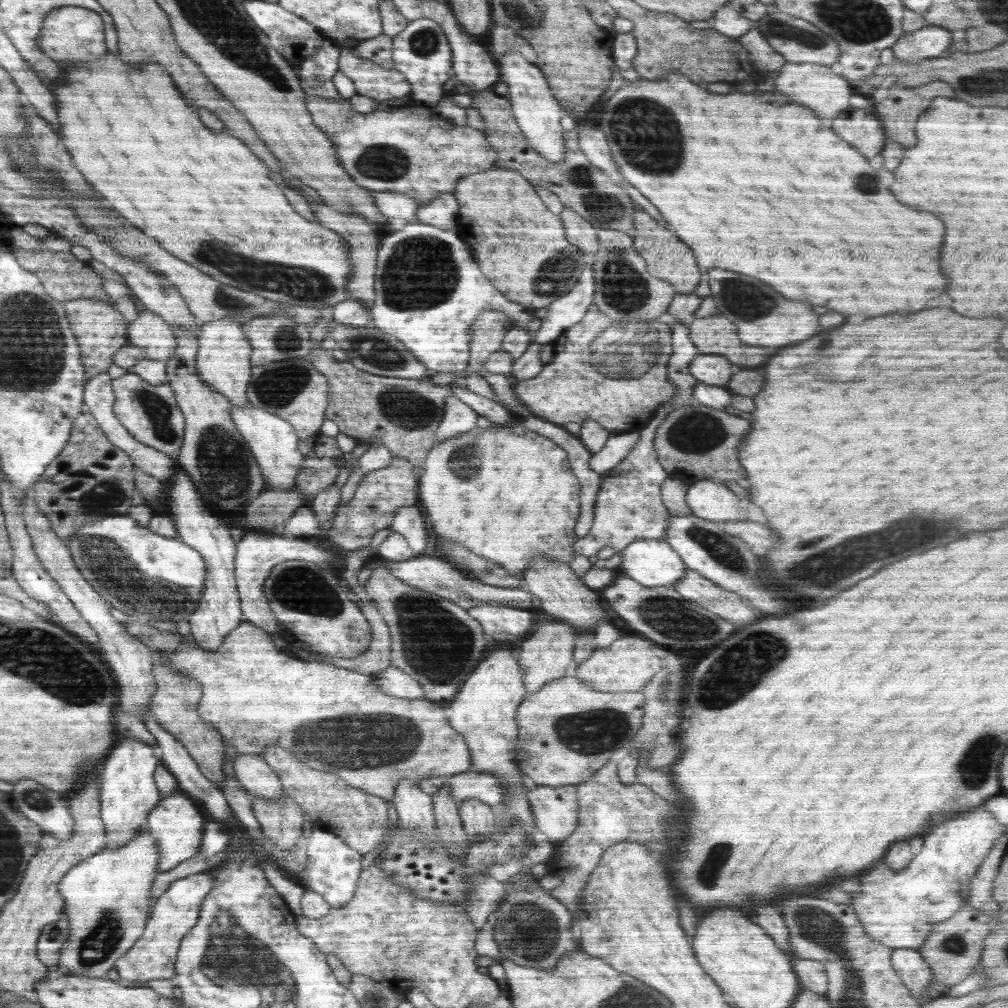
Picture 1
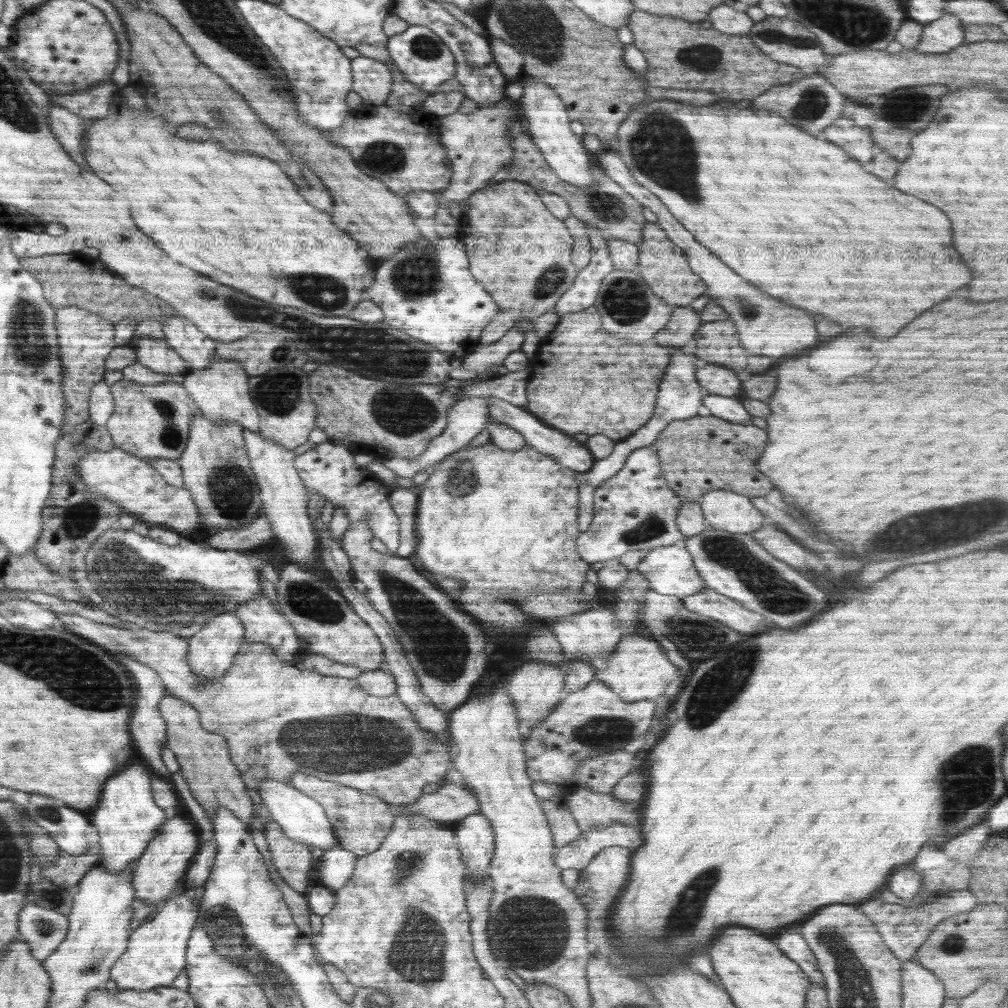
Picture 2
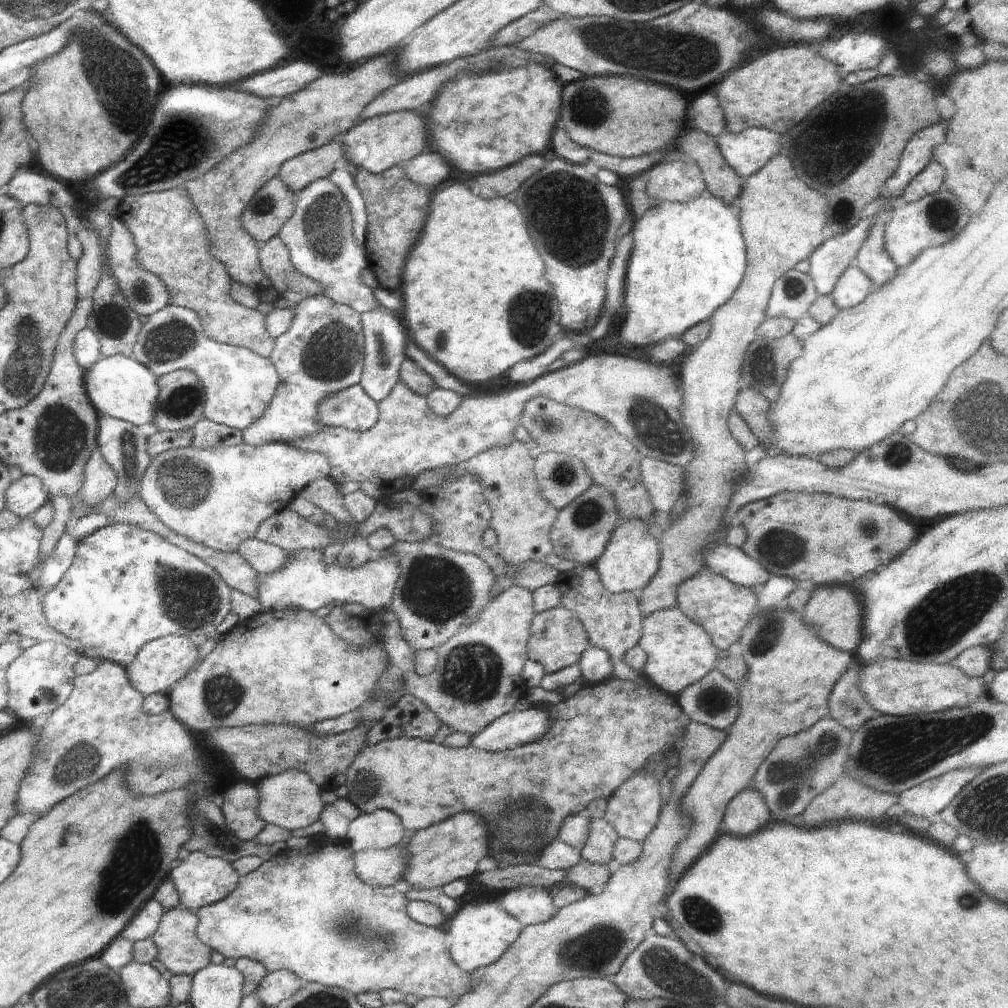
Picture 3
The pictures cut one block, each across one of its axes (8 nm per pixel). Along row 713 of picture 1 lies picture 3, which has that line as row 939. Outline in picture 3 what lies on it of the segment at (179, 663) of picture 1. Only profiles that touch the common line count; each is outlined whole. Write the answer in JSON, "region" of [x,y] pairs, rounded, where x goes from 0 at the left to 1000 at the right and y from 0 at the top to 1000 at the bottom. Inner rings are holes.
{"region":[[[324,833],[319,837],[308,837],[308,841],[304,844],[298,845],[297,843],[290,843],[284,840],[276,840],[268,853],[261,854],[261,856],[245,867],[244,869],[237,870],[234,883],[228,885],[228,889],[224,889],[222,893],[216,893],[212,897],[202,899],[193,904],[196,909],[195,927],[198,930],[200,937],[207,938],[209,942],[218,944],[223,950],[250,950],[254,954],[258,954],[265,964],[270,964],[282,961],[297,968],[302,975],[315,974],[319,978],[331,978],[337,982],[345,982],[351,989],[361,984],[379,984],[379,982],[397,982],[401,987],[409,986],[415,991],[423,989],[437,989],[440,991],[453,992],[462,984],[466,984],[466,968],[468,965],[460,964],[452,958],[448,952],[445,940],[443,938],[443,929],[439,924],[435,923],[433,920],[426,920],[421,917],[411,915],[403,905],[403,898],[407,893],[404,890],[401,881],[392,880],[379,880],[369,881],[363,879],[351,863],[351,847],[348,840],[341,834]]]}

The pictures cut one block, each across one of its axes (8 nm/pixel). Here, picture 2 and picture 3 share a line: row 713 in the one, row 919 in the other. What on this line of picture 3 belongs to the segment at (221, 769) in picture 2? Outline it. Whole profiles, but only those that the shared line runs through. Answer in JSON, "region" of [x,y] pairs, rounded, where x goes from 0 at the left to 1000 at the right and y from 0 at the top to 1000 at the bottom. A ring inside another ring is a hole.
{"region":[[[169,901],[164,903],[157,923],[150,929],[155,940],[157,940],[156,951],[165,958],[169,967],[187,966],[190,969],[196,962],[202,960],[208,955],[209,940],[200,937],[198,930],[195,927],[196,909],[192,904],[187,901]]]}

